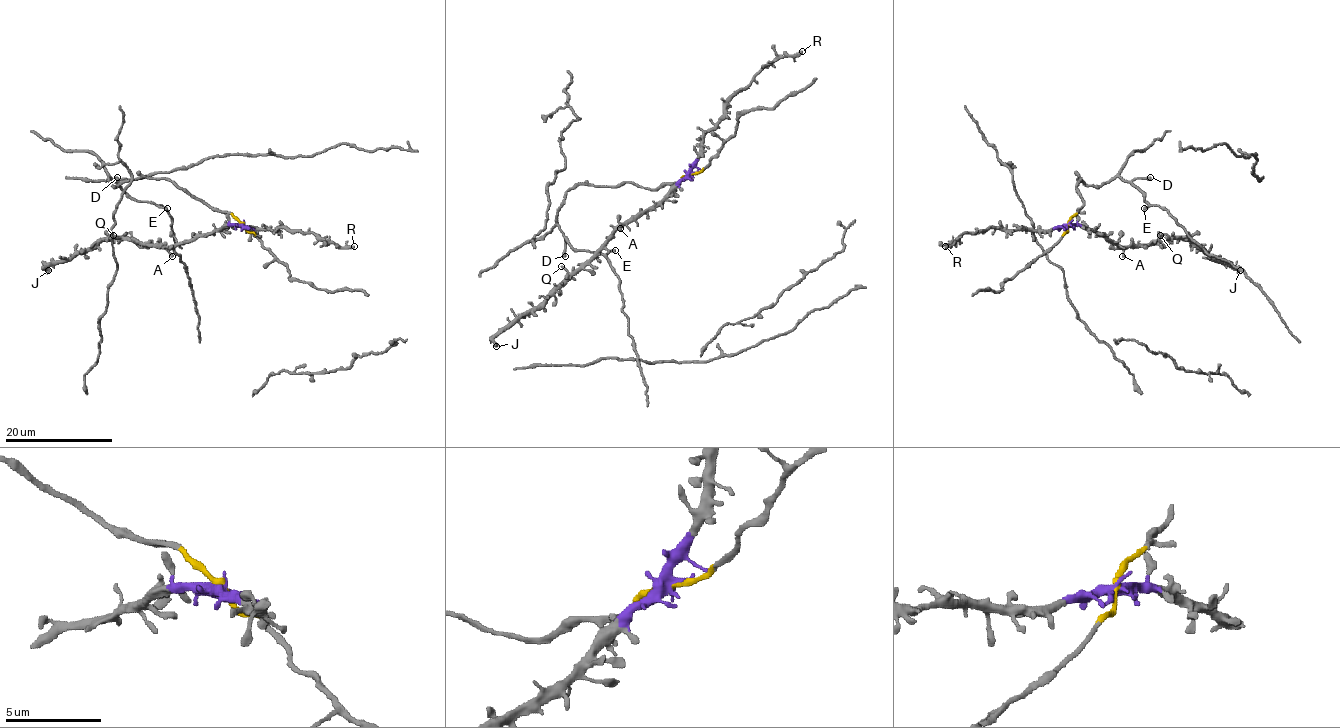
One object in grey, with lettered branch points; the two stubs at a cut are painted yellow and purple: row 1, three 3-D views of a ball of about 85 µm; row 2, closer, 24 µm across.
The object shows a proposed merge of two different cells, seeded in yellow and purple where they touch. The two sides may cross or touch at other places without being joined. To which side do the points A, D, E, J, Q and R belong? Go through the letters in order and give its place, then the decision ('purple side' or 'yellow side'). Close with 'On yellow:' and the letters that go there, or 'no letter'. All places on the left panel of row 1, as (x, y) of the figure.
A: place (172, 256); purple side
D: place (117, 177); yellow side
E: place (167, 208); yellow side
J: place (48, 270); purple side
Q: place (113, 235); purple side
R: place (354, 246); purple side
On yellow: D, E

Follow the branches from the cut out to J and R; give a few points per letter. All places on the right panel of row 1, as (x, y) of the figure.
J: (1068, 224), (1083, 224), (1123, 247), (1150, 246), (1164, 239), (1188, 238), (1212, 259), (1226, 260), (1240, 270)
R: (1068, 224), (1047, 230), (998, 228), (965, 232), (948, 247), (946, 246)

